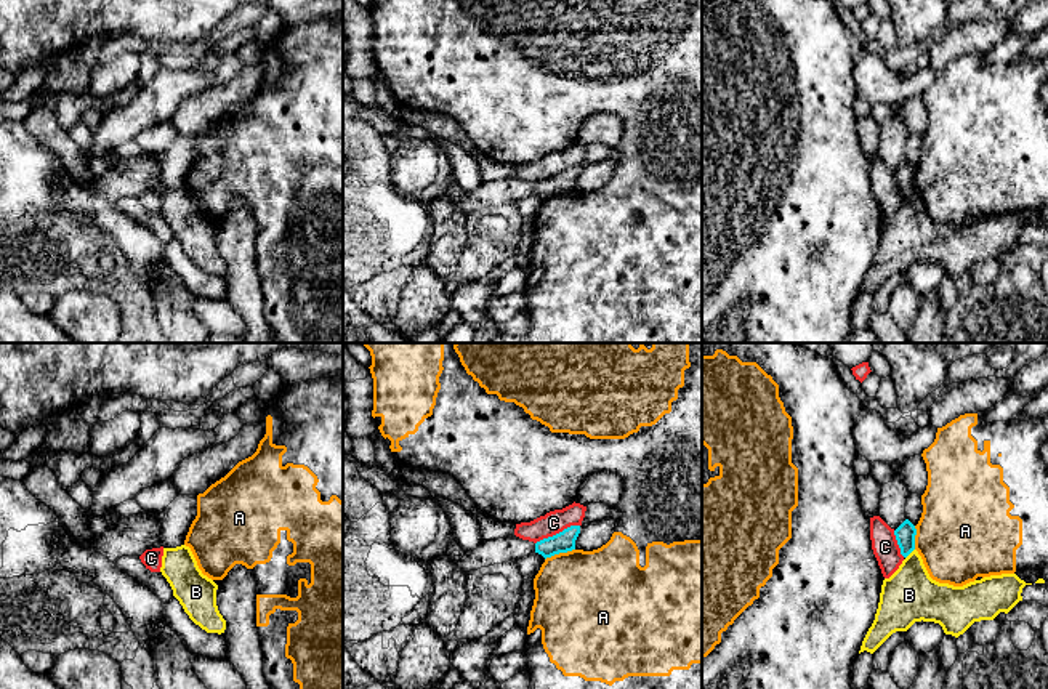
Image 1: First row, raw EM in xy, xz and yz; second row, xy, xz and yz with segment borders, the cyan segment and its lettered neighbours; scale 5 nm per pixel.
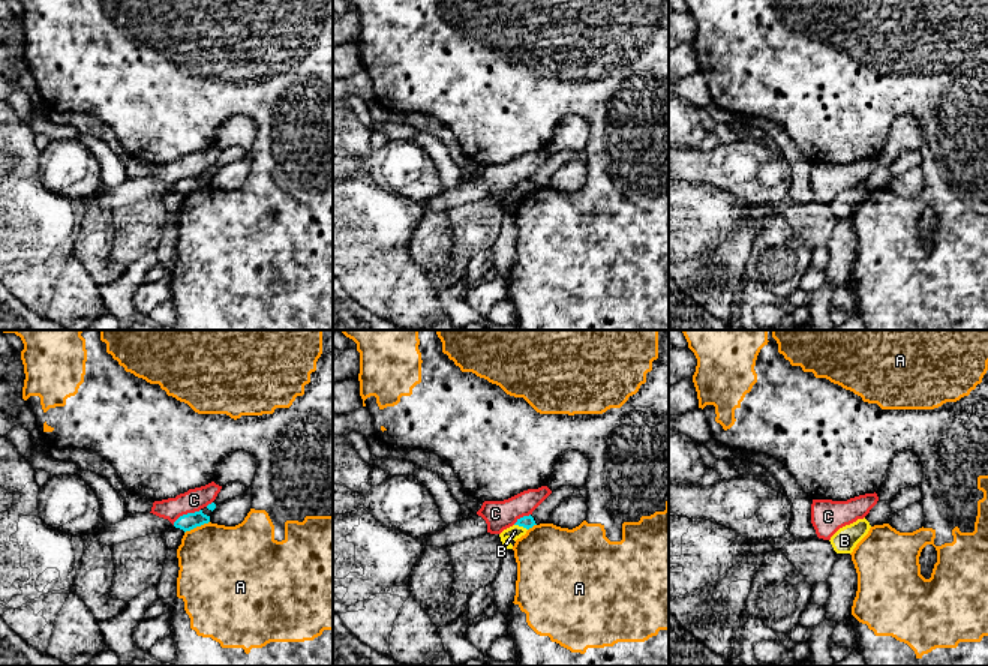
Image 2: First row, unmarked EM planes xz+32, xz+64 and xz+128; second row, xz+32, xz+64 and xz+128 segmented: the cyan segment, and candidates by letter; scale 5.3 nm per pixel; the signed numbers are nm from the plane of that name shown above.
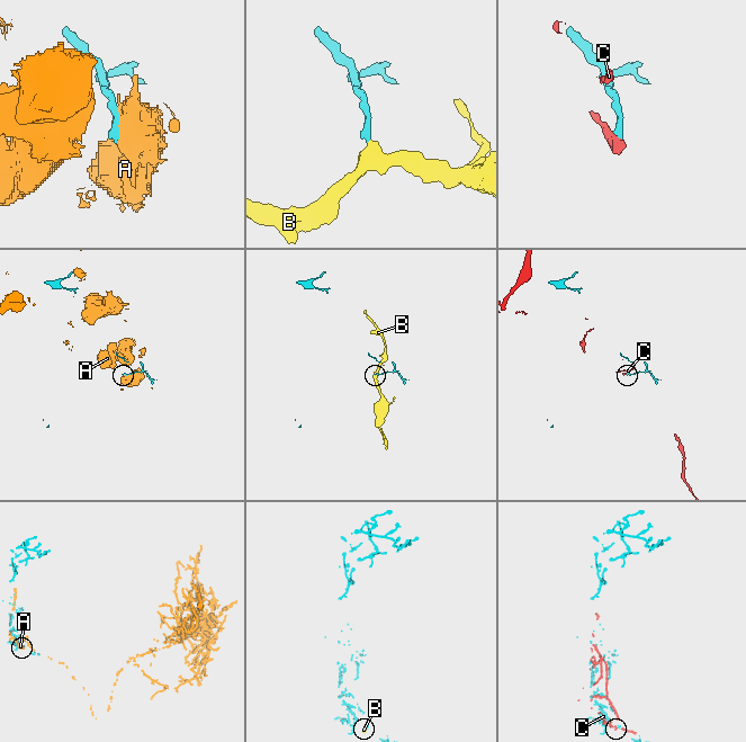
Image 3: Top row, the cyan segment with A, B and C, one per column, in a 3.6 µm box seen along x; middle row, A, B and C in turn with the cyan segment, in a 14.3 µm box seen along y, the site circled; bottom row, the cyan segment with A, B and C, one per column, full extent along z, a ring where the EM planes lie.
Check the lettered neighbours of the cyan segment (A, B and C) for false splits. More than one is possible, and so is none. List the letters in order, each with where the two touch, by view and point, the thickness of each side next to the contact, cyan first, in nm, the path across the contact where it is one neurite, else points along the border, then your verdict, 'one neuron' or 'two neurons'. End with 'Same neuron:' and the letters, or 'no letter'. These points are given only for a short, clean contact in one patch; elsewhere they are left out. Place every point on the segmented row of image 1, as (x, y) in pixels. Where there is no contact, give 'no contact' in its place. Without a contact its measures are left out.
A: contact xz (560, 552); calibres 110 and 460 nm; two neurons
B: contact yz (910, 552); calibres 100 and 280 nm; border yz (914, 548), (906, 558); two neurons
C: contact xz (556, 534); calibres 110 and 120 nm; border xz (579, 524), (571, 524), (536, 543); two neurons
Same neuron: no letter

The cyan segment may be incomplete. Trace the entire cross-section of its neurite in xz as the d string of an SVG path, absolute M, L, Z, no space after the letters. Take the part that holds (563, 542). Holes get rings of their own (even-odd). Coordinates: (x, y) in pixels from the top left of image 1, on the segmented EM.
M570 526L562 532L543 538L535 543L535 553L542 554L545 559L559 553L567 553L575 550L575 540L580 534L580 526Z

